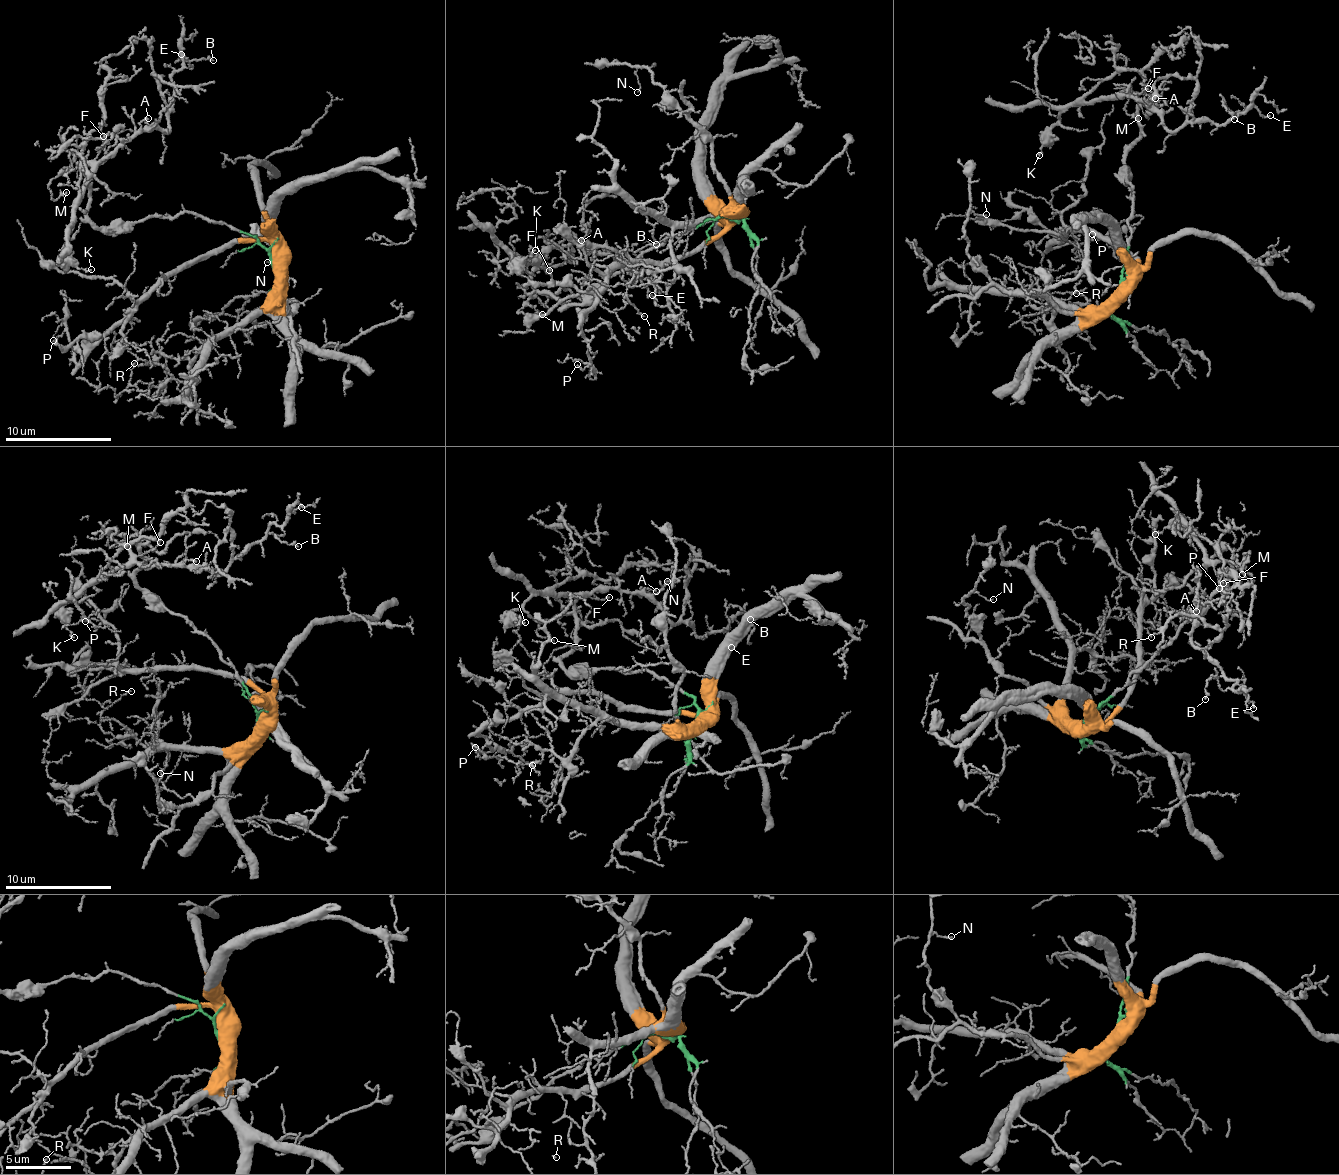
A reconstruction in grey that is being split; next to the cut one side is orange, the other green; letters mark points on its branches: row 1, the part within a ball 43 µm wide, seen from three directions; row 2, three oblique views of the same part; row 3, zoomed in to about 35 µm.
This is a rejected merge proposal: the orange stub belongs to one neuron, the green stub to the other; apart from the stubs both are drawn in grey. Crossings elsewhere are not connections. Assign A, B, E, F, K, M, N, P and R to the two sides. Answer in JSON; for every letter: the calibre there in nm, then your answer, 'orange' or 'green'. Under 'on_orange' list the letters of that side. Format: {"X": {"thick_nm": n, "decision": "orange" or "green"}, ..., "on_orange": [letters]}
{"A": {"thick_nm": 140, "decision": "green"}, "B": {"thick_nm": 180, "decision": "green"}, "E": {"thick_nm": 130, "decision": "green"}, "F": {"thick_nm": 80, "decision": "green"}, "K": {"thick_nm": 140, "decision": "green"}, "M": {"thick_nm": 180, "decision": "green"}, "N": {"thick_nm": 90, "decision": "orange"}, "P": {"thick_nm": 120, "decision": "orange"}, "R": {"thick_nm": 110, "decision": "orange"}, "on_orange": ["N", "P", "R"]}

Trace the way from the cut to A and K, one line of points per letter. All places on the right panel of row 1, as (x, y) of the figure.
A: (1119, 293), (1132, 205), (1131, 187), (1121, 170), (1140, 122), (1130, 92), (1119, 95), (1138, 102), (1155, 99)
K: (1119, 293), (1132, 205), (1121, 170), (1140, 133), (1137, 98), (1112, 94), (1059, 113), (1060, 124), (1038, 154)

